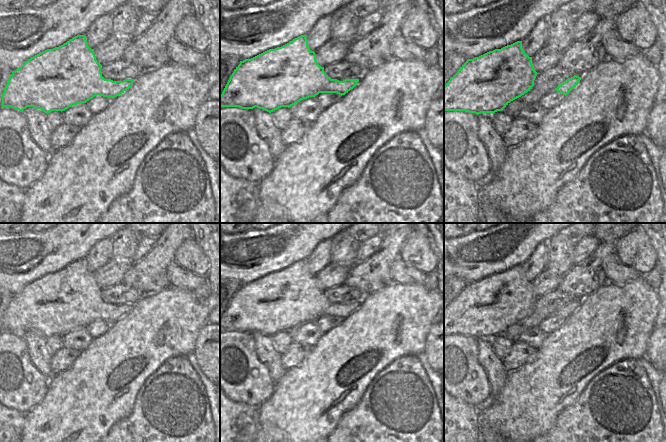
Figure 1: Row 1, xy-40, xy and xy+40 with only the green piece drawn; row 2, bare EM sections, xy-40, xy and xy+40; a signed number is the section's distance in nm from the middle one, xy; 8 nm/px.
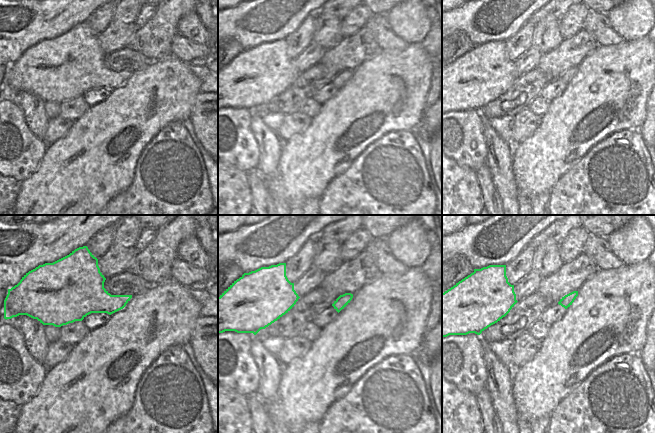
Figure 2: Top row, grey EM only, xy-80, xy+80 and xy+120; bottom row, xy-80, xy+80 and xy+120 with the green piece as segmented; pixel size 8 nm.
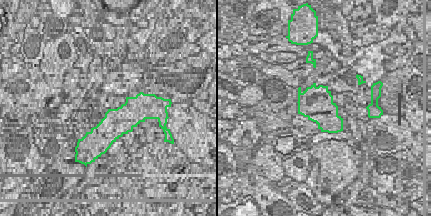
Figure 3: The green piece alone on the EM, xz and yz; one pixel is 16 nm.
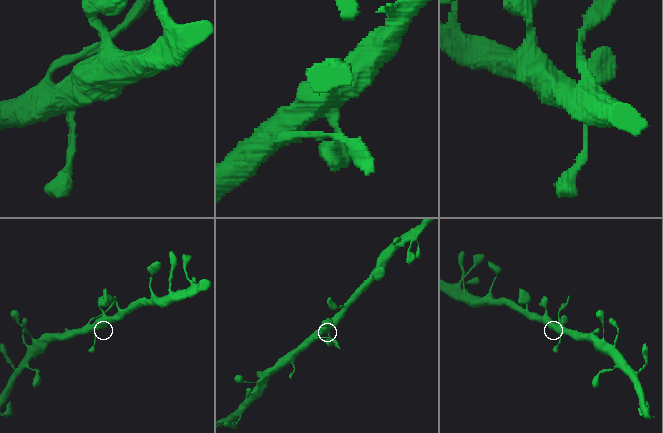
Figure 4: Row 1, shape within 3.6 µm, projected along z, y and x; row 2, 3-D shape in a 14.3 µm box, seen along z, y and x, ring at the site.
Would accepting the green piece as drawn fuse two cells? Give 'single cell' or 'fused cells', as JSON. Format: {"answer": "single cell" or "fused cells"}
{"answer": "single cell"}

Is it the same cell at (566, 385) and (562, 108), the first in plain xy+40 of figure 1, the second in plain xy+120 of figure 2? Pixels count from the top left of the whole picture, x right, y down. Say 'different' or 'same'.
same

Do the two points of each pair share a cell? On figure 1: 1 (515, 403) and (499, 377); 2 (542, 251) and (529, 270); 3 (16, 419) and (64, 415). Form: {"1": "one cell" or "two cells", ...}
{"1": "two cells", "2": "one cell", "3": "two cells"}

